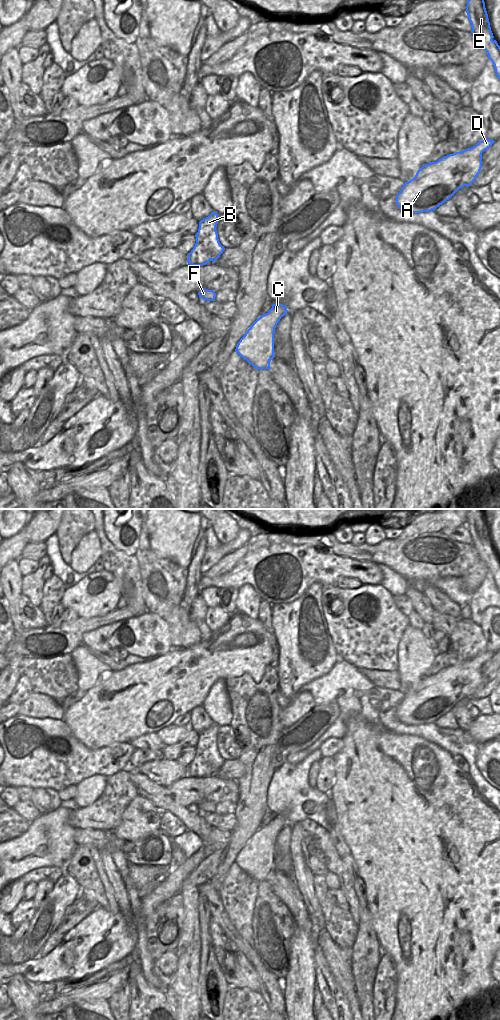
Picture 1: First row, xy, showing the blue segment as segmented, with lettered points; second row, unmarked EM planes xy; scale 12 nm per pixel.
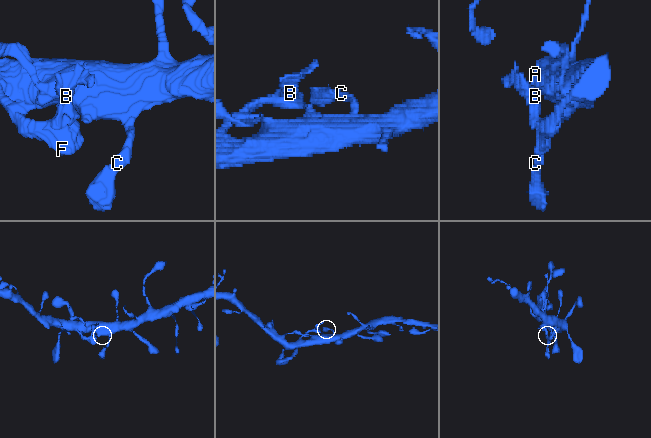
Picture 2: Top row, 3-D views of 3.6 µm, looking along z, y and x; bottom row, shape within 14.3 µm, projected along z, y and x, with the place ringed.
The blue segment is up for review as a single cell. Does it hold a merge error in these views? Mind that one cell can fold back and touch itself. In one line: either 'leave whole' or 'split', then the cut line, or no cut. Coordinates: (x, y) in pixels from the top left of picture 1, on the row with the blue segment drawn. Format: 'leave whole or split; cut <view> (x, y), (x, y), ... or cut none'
split; cut xy (196, 240), (202, 245), (202, 249), (211, 259)

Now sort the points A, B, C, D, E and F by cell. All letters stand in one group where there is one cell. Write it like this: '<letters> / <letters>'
A C D E F / B

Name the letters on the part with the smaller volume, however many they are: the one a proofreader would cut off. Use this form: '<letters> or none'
B.

